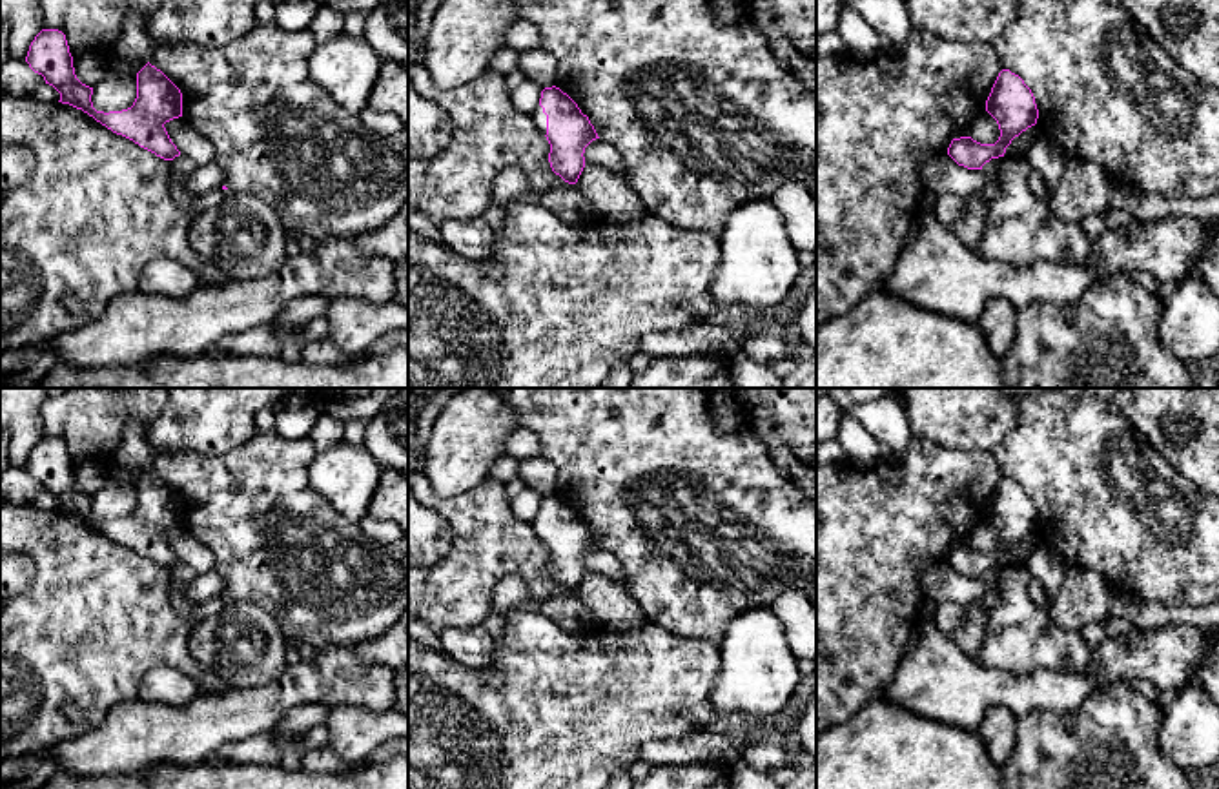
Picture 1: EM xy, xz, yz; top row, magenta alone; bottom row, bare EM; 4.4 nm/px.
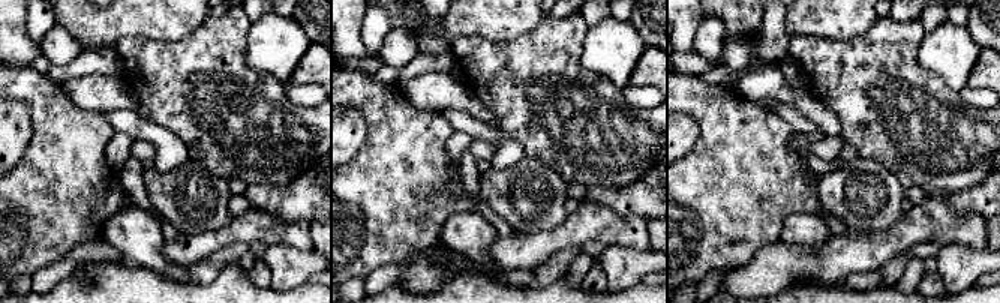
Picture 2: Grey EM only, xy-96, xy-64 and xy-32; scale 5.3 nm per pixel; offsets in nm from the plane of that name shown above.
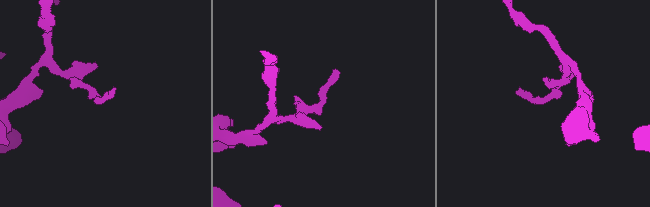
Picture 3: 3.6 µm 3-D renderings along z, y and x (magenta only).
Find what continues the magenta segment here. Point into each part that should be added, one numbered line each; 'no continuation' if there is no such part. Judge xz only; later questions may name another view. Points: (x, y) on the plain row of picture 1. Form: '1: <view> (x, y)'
1: xz (540, 527)

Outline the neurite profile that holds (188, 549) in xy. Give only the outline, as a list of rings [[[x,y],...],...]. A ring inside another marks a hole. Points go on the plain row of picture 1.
[[[184,525],[166,530],[164,536],[177,558],[195,569],[197,574],[208,574],[213,570],[213,554],[193,538]]]

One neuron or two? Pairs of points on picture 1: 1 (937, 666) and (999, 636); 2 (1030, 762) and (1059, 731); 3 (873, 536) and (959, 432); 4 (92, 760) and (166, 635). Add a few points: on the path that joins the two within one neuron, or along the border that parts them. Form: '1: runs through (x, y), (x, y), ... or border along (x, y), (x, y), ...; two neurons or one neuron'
1: border along (977, 662), (1010, 673), (1023, 673); two neurons
2: runs through (1037, 755), (1054, 738); one neuron
3: border along (911, 432), (950, 449), (988, 452); two neurons
4: border along (135, 698), (117, 704), (95, 727); two neurons

